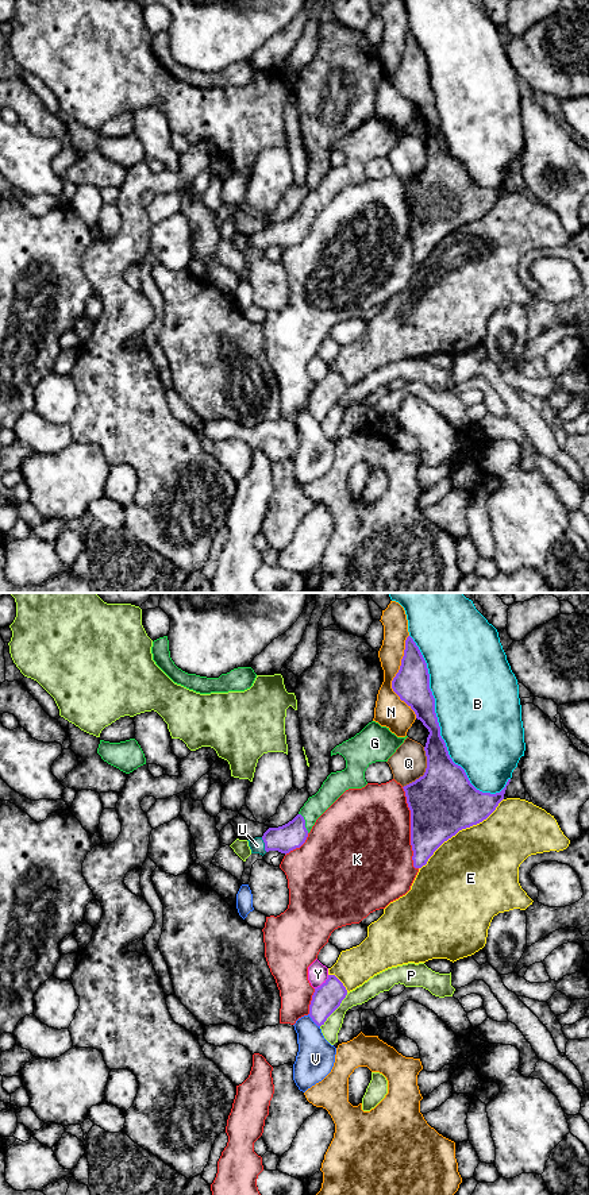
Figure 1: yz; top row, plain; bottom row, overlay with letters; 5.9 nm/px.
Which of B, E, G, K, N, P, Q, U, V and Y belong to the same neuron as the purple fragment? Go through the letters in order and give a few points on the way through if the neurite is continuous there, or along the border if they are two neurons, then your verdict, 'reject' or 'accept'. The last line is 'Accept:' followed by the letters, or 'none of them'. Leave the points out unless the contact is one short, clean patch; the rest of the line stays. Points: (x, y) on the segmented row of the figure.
B: reject
E: reject
G: accept
K: reject
N: reject
P: reject
Q: reject
U: runs through yz (284, 839), (273, 839), (265, 844), (257, 845); accept
V: reject
Y: border along yz (328, 975), (315, 989); reject
Accept: G, U

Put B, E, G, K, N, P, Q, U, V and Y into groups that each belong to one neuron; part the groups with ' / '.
B / E / G U / K / N / P / Q / V / Y

